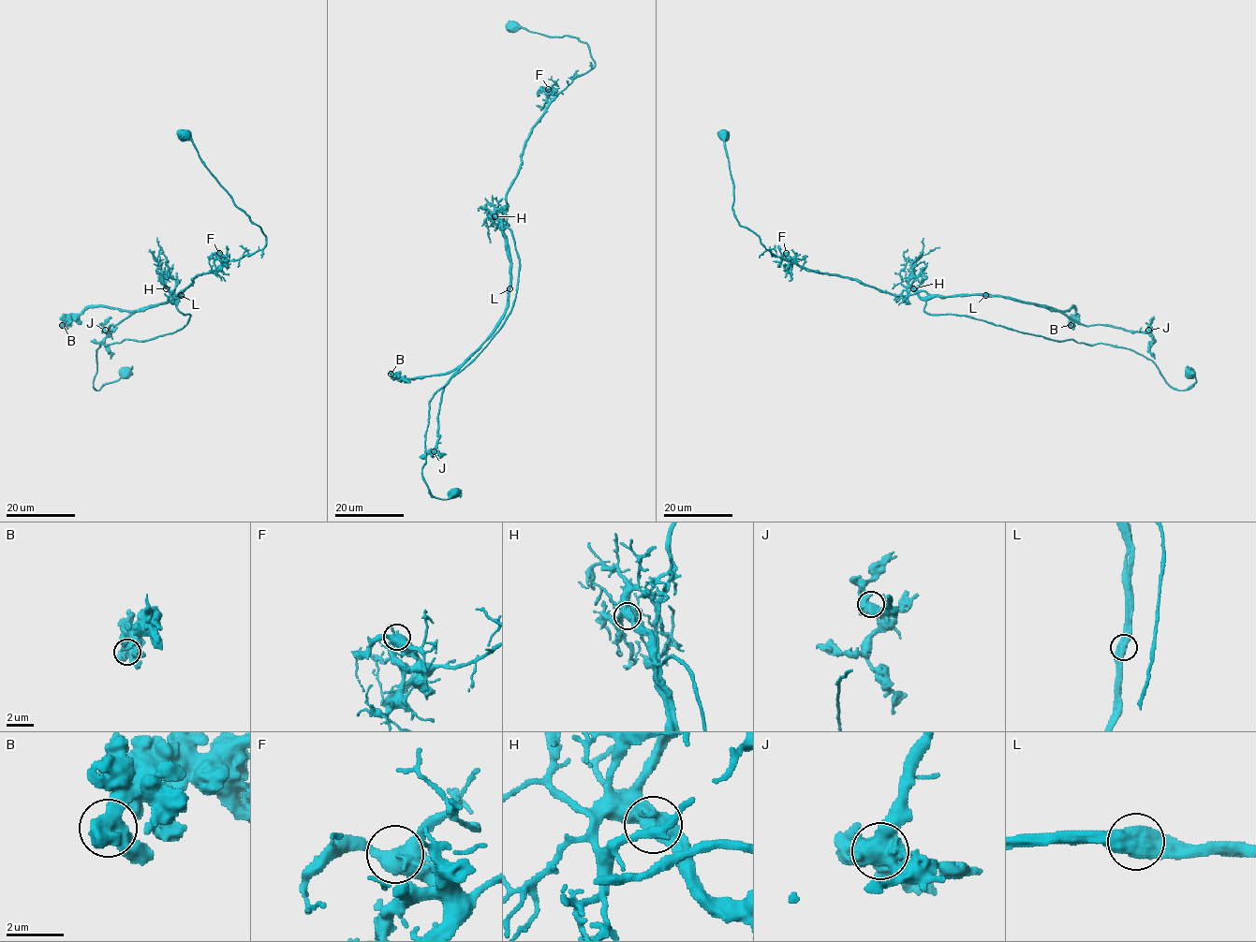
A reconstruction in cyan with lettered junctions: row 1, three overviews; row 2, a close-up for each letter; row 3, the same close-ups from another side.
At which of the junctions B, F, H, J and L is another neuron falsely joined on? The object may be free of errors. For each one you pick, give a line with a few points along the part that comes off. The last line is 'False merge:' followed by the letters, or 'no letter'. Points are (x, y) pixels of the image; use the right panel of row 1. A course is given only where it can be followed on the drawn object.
L: foreign part runs (985, 294), (933, 296), (923, 310), (1055, 340), (1130, 349), (1180, 390), (1196, 381), (1187, 365)
False merge: L

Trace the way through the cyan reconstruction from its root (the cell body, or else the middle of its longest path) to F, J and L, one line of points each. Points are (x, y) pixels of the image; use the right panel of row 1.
F: (724, 134), (724, 148), (732, 183), (733, 215), (743, 227), (755, 233), (772, 254), (790, 260), (786, 253)
J: (724, 134), (733, 215), (784, 259), (892, 294), (1004, 296), (1052, 306), (1086, 326), (1148, 330)
L: (724, 134), (733, 215), (772, 254), (805, 269), (861, 281), (892, 294), (922, 291), (937, 296), (985, 294)

